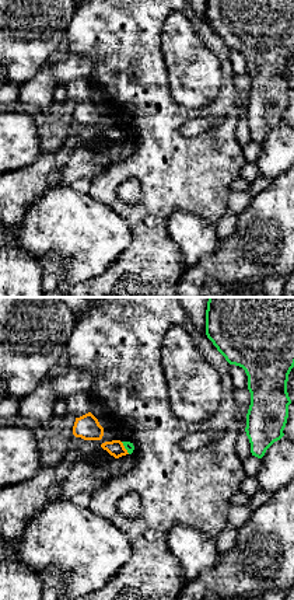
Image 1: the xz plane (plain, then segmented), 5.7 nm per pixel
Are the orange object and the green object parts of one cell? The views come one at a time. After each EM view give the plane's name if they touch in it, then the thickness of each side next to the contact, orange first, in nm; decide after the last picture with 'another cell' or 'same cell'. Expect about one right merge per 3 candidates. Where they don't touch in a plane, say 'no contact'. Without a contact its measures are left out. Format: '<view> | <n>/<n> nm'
xz | 90/50 nm

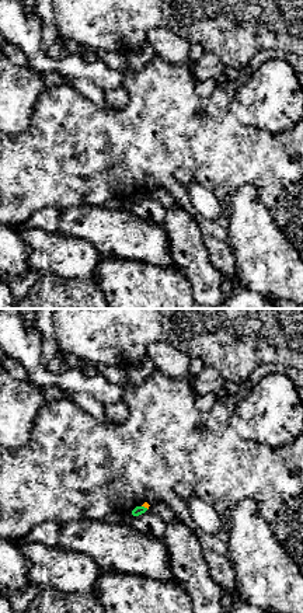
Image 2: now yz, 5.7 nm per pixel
yz | 30/50 nm

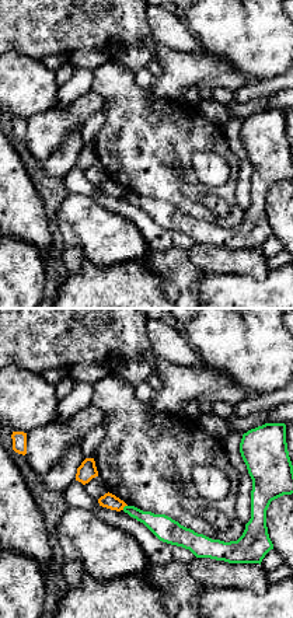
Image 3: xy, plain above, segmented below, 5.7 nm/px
xy | 90/140 nm

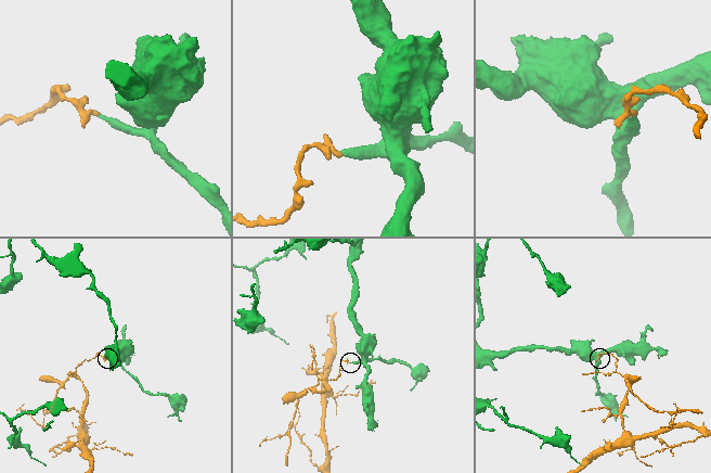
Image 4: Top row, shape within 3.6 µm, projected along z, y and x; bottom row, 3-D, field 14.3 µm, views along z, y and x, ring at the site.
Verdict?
another cell

